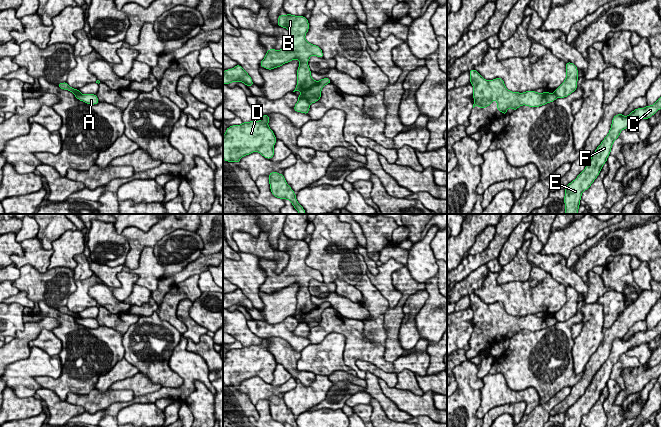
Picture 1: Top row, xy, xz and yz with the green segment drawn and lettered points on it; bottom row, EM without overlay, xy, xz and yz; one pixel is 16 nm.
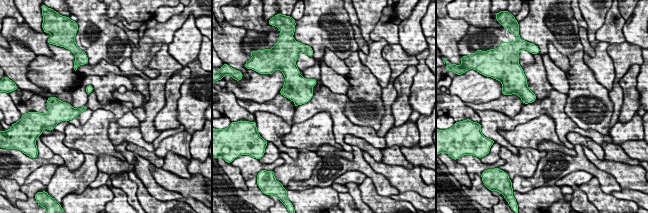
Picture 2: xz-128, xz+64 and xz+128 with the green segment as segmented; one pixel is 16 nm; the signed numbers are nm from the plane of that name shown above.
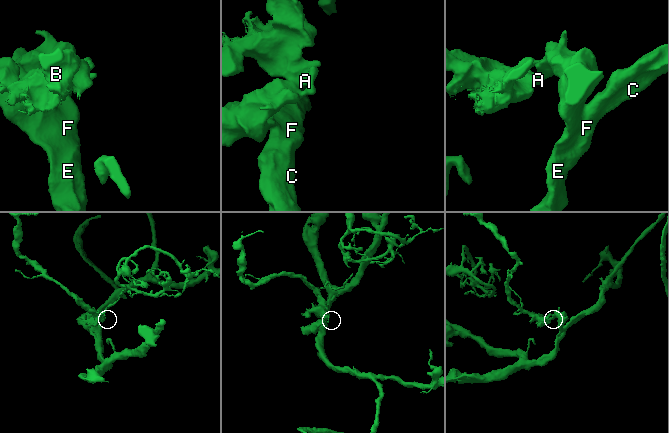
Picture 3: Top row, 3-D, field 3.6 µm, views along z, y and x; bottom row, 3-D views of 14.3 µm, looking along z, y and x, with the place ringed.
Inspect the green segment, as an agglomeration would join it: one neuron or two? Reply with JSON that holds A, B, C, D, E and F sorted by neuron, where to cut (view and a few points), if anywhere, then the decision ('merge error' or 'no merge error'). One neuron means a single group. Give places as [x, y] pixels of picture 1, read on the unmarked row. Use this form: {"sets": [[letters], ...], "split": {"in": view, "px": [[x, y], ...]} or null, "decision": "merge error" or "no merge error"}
{"sets": [["A", "B"], ["C", "D", "E", "F"]], "split": {"in": "xz", "px": [[298, 322], [304, 322], [309, 328]]}, "decision": "merge error"}

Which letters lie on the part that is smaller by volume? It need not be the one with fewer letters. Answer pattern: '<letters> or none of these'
A, B

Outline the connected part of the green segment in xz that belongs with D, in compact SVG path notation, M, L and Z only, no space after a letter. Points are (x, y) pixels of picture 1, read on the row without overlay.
M262 340L260 345L243 346L226 353L223 360L223 383L239 387L240 383L253 376L271 383L277 365L274 356L268 350L269 340Z

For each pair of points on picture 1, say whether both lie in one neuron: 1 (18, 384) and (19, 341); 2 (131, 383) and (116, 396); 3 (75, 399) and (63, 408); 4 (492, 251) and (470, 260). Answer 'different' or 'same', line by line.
1: different
2: different
3: different
4: same

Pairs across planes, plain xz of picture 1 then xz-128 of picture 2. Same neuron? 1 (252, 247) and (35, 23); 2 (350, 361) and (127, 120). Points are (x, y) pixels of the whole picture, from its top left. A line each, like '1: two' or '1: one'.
1: two
2: two

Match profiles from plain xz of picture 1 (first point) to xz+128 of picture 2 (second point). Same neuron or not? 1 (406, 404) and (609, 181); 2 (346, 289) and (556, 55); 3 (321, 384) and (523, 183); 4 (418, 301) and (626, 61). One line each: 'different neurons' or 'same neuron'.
1: different neurons
2: same neuron
3: different neurons
4: different neurons

